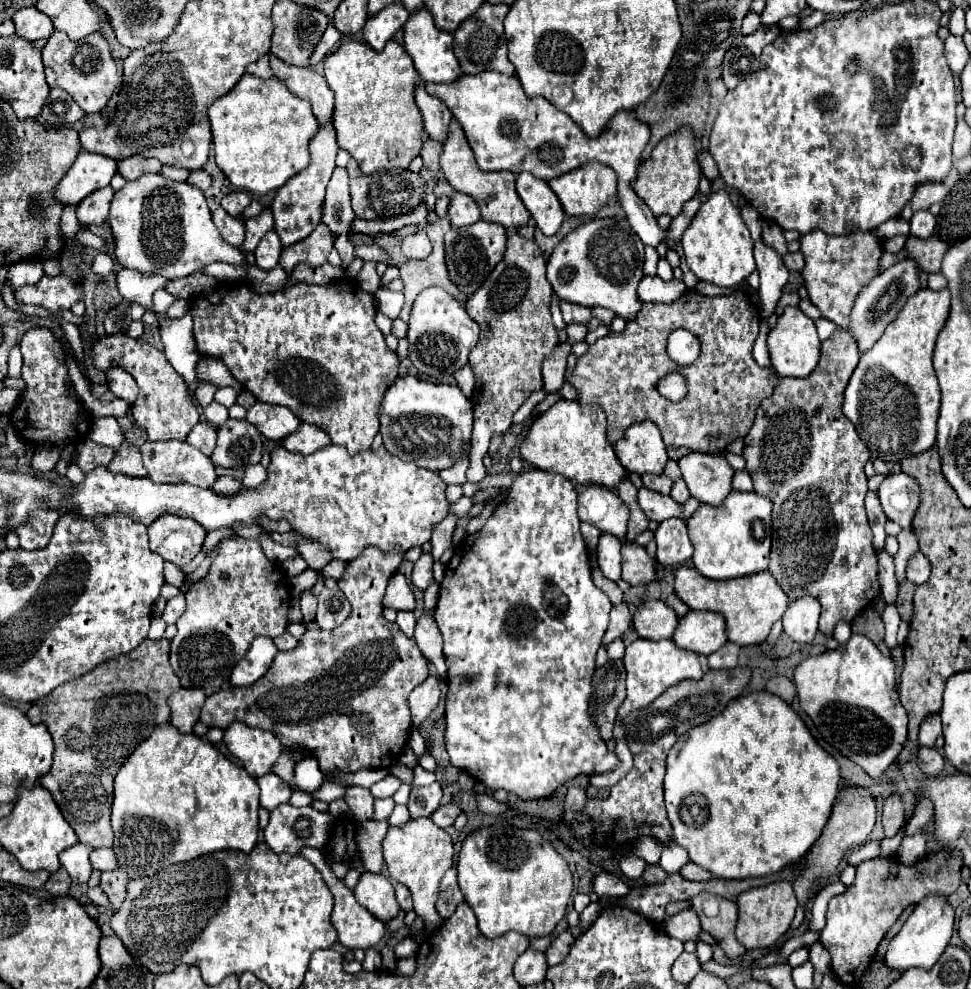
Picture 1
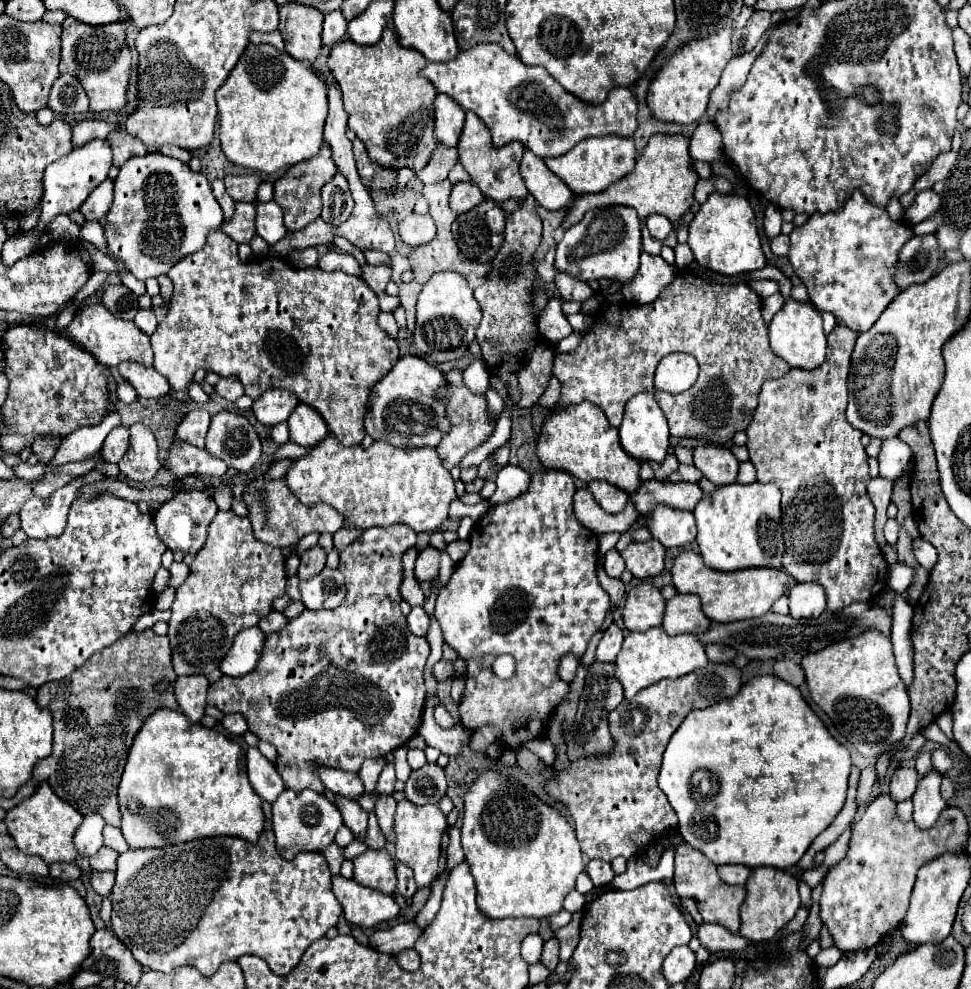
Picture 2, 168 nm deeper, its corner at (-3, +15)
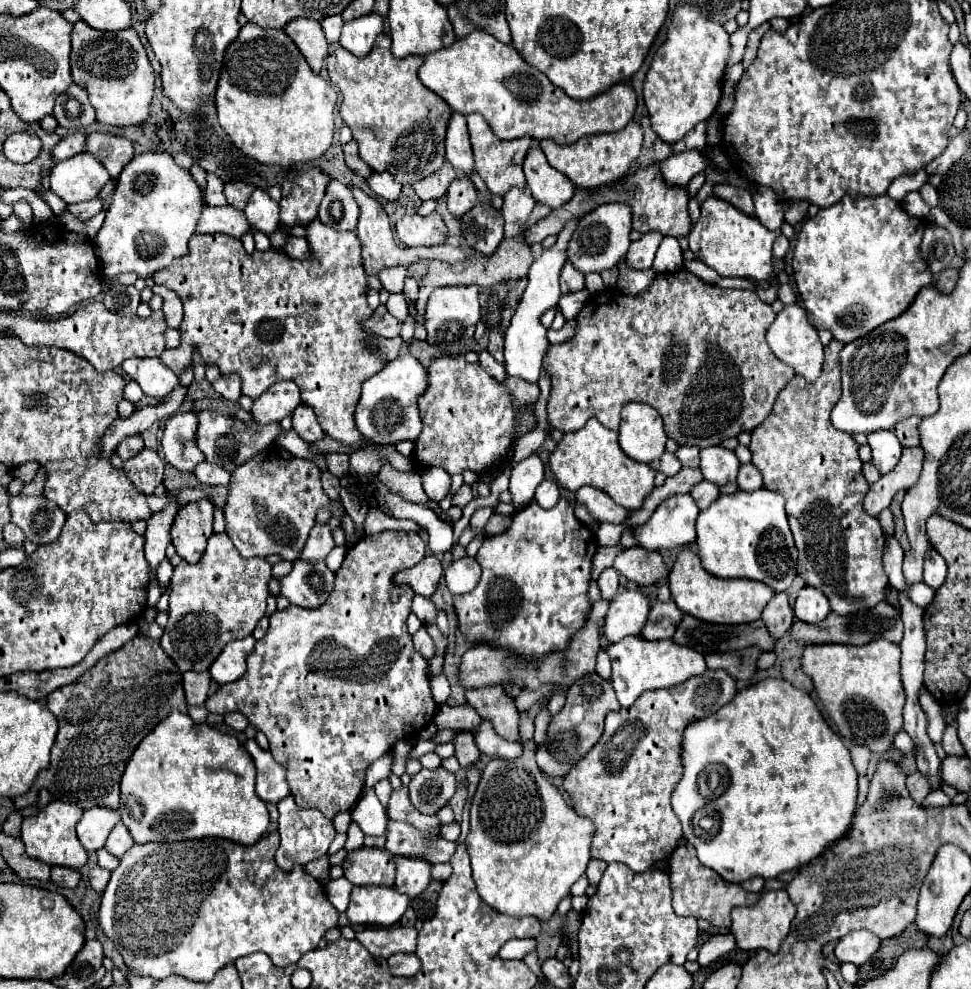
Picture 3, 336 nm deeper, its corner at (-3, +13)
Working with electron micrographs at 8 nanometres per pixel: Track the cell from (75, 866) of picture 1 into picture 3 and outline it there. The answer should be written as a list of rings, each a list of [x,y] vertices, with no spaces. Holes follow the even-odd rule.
[[[92,807],[86,809],[80,823],[76,825],[76,833],[86,851],[98,851],[104,847],[108,833],[120,821],[120,813],[108,807]]]

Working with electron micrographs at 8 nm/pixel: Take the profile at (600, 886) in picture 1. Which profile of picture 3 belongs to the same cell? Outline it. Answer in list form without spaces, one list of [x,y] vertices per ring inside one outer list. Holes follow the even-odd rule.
[[[590,859],[588,863],[588,869],[586,869],[586,877],[588,877],[588,883],[596,887],[596,883],[602,879],[602,873],[606,869],[606,863],[604,861],[598,861],[598,859]]]

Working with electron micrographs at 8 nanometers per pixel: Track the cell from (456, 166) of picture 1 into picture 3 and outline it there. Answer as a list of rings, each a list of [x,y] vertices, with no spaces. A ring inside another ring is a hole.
[[[472,113],[466,117],[468,121],[468,131],[470,131],[470,141],[472,141],[472,149],[474,149],[474,159],[476,159],[476,171],[478,175],[484,179],[484,183],[488,185],[492,195],[506,195],[512,187],[526,187],[526,177],[522,171],[522,163],[524,157],[532,145],[532,137],[524,135],[518,139],[498,139],[490,125],[484,121],[484,117],[480,117],[480,113]]]

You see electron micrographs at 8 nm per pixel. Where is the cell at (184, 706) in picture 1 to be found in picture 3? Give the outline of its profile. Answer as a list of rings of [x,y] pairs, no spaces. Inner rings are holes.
[[[184,673],[184,691],[188,705],[204,705],[210,689],[210,673]]]

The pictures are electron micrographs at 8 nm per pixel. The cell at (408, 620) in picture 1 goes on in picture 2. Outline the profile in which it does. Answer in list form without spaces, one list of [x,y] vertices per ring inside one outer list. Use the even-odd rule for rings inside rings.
[[[412,607],[412,611],[406,615],[408,629],[416,635],[426,635],[428,631],[428,615],[422,607]]]

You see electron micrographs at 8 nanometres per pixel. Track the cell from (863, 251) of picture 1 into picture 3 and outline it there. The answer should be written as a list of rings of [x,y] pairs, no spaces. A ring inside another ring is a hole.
[[[844,195],[838,203],[820,209],[816,217],[808,219],[798,233],[792,267],[810,323],[816,329],[828,329],[836,341],[850,343],[880,327],[888,319],[902,315],[912,305],[918,291],[932,285],[932,273],[920,257],[924,227],[924,219],[908,215],[902,203],[890,199],[888,195],[856,201],[852,201],[850,195]]]

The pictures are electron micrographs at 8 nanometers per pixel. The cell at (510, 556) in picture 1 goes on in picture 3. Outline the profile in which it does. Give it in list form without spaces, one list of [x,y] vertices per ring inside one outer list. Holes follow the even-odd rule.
[[[560,497],[556,507],[542,509],[536,501],[512,515],[512,527],[496,537],[486,537],[476,561],[482,567],[482,579],[474,591],[454,595],[454,609],[458,615],[460,631],[466,639],[498,645],[510,649],[524,659],[540,659],[554,649],[564,649],[568,639],[584,625],[584,617],[590,609],[588,585],[592,557],[598,549],[598,539],[588,525],[574,517],[570,501]]]

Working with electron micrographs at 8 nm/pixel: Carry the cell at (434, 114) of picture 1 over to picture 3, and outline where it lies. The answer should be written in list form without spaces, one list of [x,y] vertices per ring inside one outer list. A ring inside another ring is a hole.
[[[452,113],[452,119],[450,119],[450,125],[448,125],[446,159],[452,163],[452,167],[458,173],[462,173],[466,177],[476,173],[472,145],[470,145],[468,129],[466,129],[466,117],[460,115],[460,113]]]

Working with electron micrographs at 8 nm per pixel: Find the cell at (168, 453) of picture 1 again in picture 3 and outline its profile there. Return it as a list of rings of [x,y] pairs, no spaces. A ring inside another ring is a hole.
[[[200,463],[200,467],[196,467],[194,475],[198,477],[198,481],[202,485],[228,485],[230,481],[230,473],[226,469],[222,469],[220,465],[212,465],[212,463]]]

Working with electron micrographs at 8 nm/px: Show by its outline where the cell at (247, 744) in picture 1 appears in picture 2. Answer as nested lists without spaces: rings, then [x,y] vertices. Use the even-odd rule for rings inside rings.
[[[232,713],[232,715],[224,715],[222,725],[232,733],[232,735],[244,735],[248,731],[248,721],[242,713]]]

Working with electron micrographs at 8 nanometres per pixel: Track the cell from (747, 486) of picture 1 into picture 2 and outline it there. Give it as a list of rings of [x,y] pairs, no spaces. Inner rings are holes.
[[[750,461],[740,463],[740,473],[738,473],[738,483],[752,483],[756,481],[756,471]]]

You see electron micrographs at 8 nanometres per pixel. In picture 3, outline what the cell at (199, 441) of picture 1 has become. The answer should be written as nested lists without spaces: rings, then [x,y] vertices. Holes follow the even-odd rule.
[[[192,411],[176,413],[164,425],[162,451],[170,465],[188,473],[192,473],[198,463],[206,461],[204,453],[192,443],[192,435],[196,435],[196,415]]]

